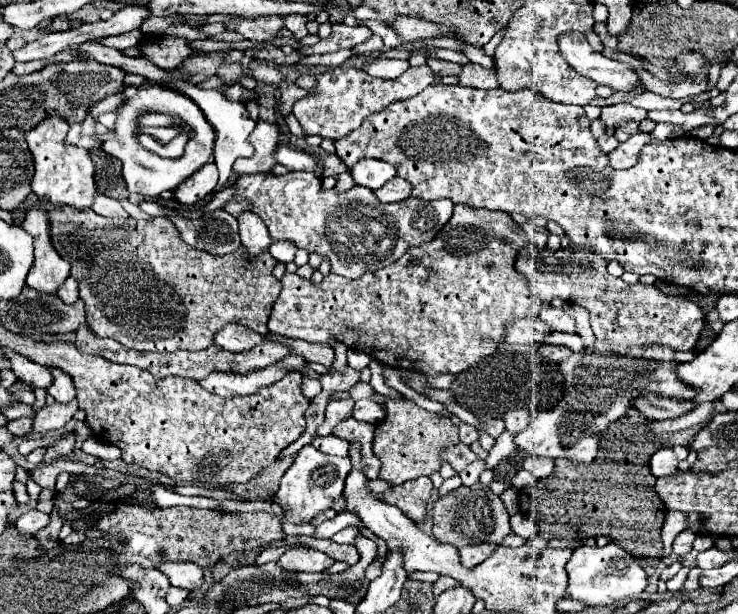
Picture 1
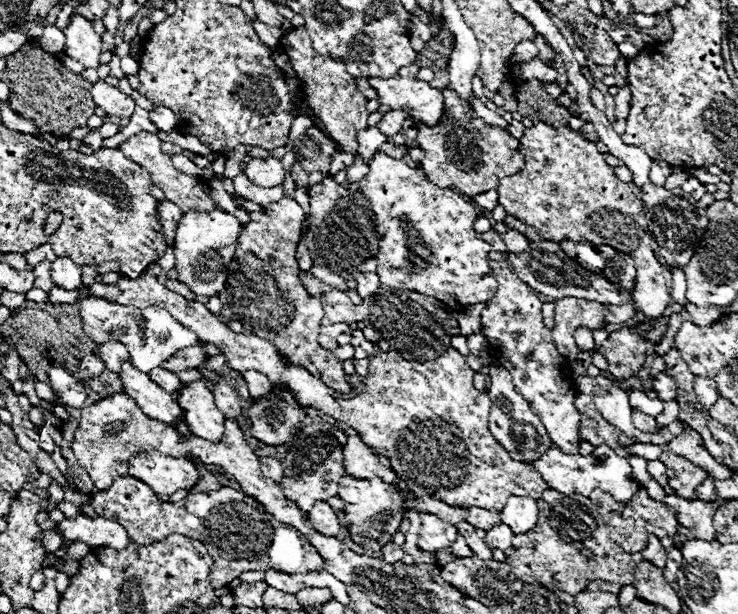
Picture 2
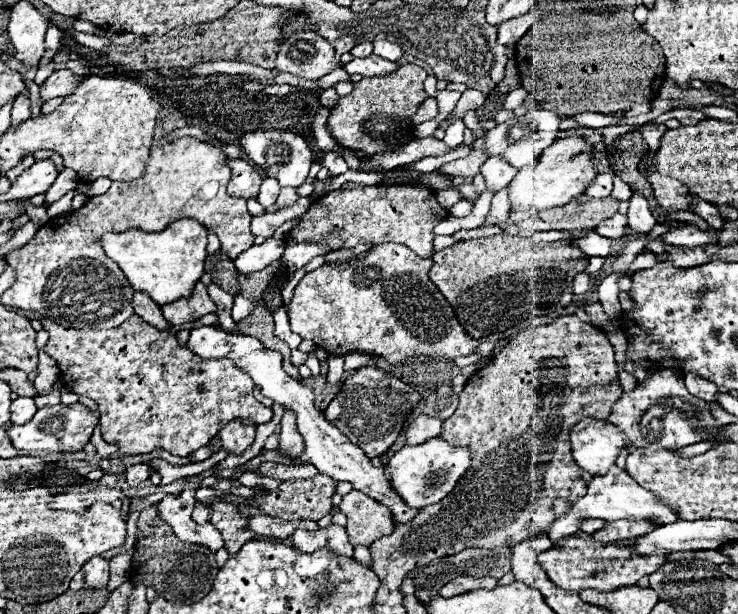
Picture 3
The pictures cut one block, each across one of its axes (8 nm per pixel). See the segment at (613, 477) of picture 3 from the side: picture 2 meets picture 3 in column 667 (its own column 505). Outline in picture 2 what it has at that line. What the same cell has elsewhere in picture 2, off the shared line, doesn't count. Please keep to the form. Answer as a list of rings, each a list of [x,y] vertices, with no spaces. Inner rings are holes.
[[[510,496],[500,512],[500,518],[504,524],[510,524],[514,534],[528,532],[538,520],[538,504],[528,496]]]

